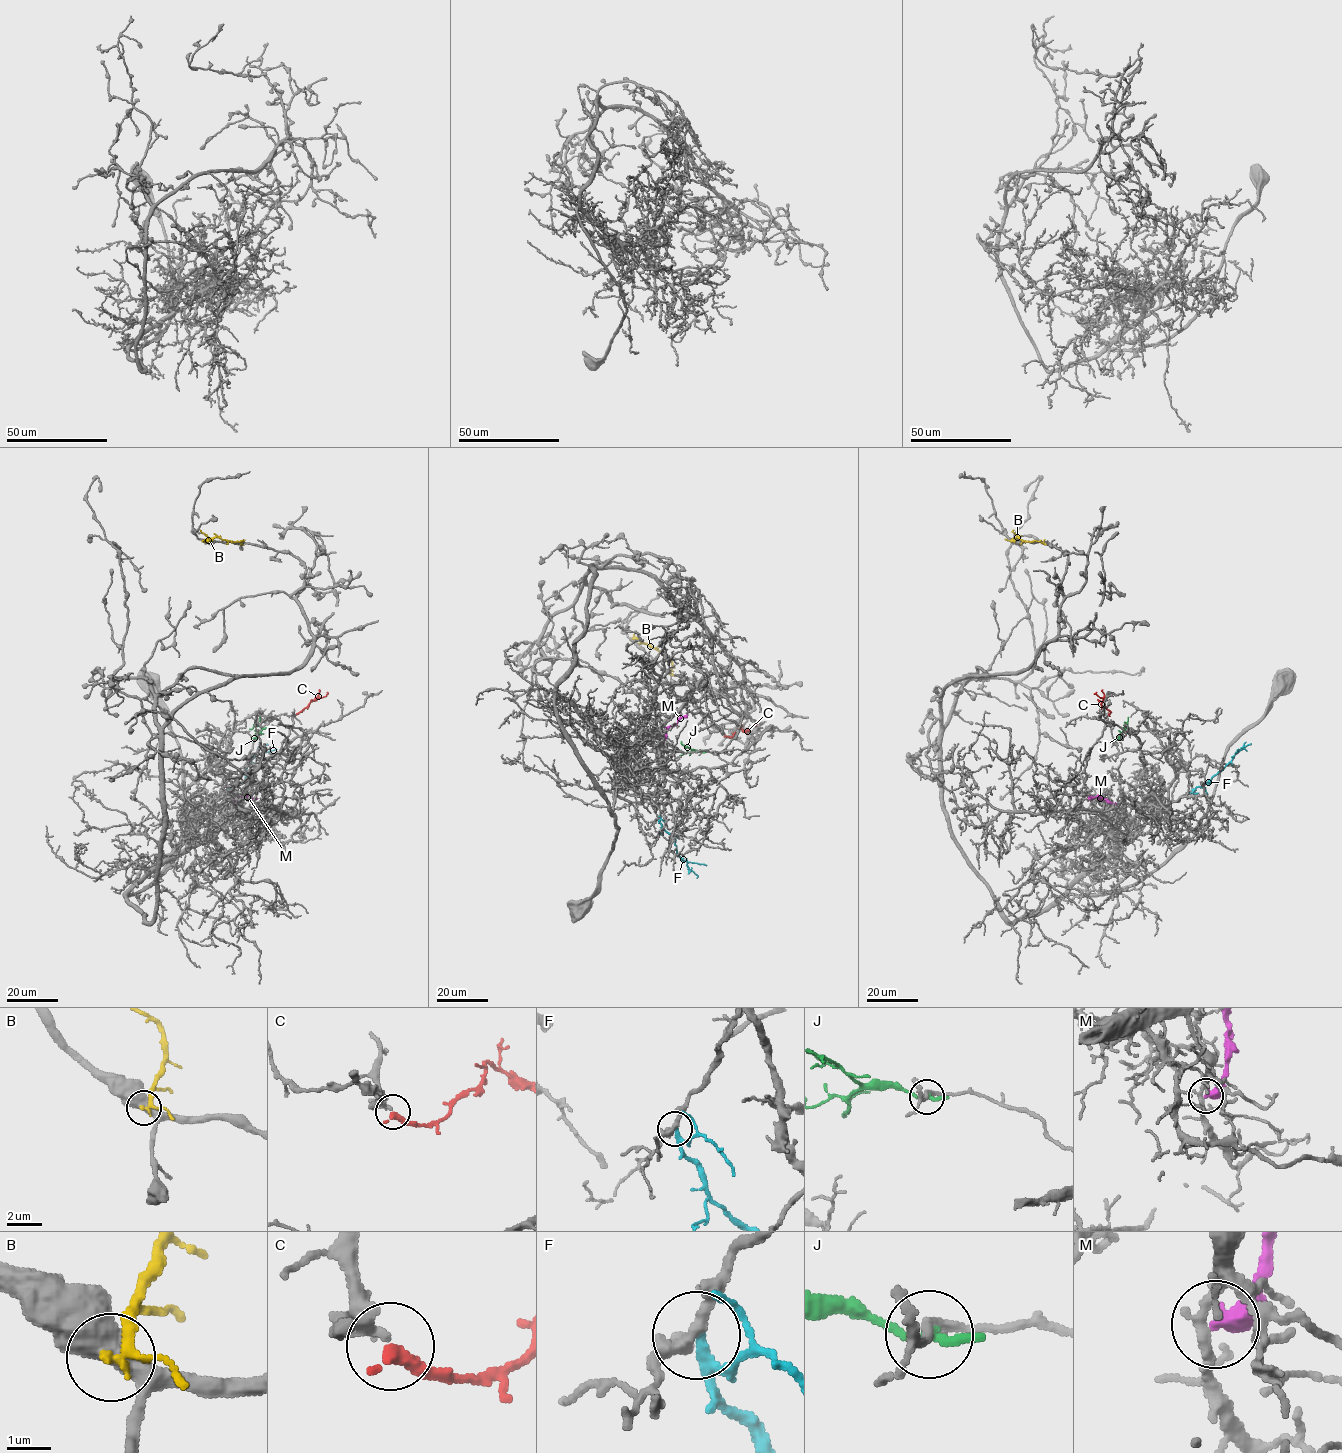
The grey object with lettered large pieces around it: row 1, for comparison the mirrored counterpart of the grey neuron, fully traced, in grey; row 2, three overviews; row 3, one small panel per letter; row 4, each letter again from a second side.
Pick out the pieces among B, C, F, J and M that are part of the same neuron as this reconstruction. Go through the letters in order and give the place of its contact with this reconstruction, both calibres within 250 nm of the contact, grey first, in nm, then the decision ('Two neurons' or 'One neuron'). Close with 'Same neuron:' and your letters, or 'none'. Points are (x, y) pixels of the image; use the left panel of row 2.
B: Touches grey at (239, 544). Thickness 460 nm (grey) against 180 nm. Two neurons
C: Touches grey at (295, 714). Thickness 240 nm (grey) against 360 nm. One neuron
F: Touches grey at (228, 790). Thickness 320 nm (grey) against 190 nm. One neuron
J: Touches grey at (272, 728). Thickness 160 nm (grey) against 180 nm. Two neurons
M: Touches grey at (232, 804). Thickness 240 nm (grey) against 480 nm. Two neurons
Same neuron: C, F

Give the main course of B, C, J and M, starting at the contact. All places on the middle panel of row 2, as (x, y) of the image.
B: (669, 674), (672, 663), (660, 652), (646, 644), (630, 640)
C: (725, 735), (731, 737), (739, 728), (746, 730), (758, 721)
J: (701, 752), (693, 751), (681, 741)
M: (662, 742), (666, 730), (687, 714)

